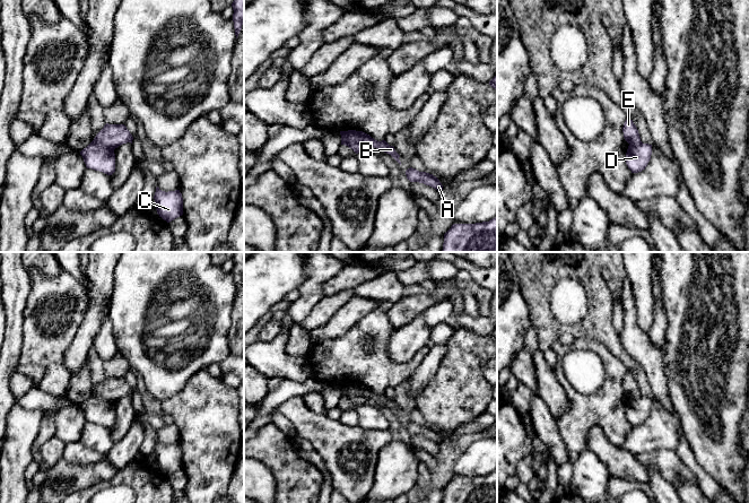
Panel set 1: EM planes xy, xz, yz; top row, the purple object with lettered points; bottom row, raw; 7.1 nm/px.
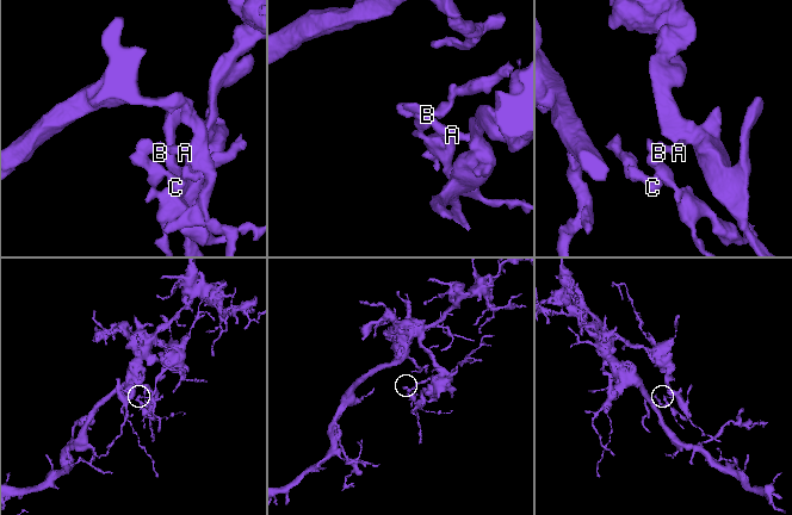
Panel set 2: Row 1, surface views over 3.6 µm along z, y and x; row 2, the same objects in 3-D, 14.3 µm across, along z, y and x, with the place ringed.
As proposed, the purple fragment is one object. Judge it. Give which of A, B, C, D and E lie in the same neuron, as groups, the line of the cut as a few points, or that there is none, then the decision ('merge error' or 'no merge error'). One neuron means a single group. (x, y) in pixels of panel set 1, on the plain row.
groups A B E / C D; cut xy (93, 393), (110, 399), (113, 402); merge error

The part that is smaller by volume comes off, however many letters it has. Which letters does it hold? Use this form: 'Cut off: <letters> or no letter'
Cut off: C, D

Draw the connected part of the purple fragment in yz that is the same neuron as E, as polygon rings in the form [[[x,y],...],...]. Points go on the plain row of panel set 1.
[[[627,371],[622,380],[624,391],[629,398],[639,398],[642,397],[641,390],[636,379],[633,373]]]

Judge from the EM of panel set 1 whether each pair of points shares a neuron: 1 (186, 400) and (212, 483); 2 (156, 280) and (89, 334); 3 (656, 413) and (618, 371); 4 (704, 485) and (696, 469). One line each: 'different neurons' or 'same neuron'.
1: same neuron
2: different neurons
3: different neurons
4: same neuron

